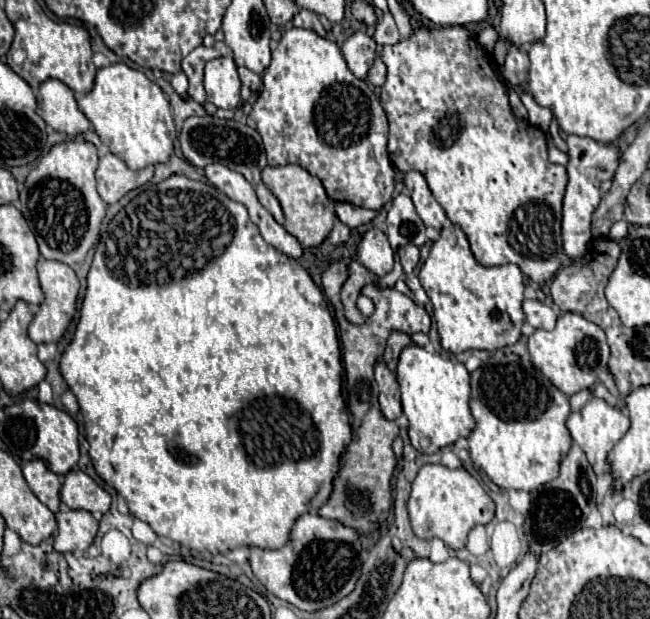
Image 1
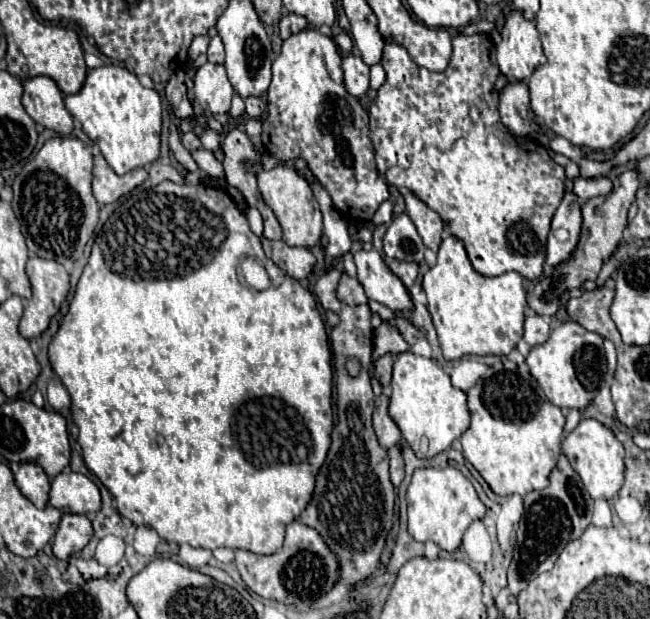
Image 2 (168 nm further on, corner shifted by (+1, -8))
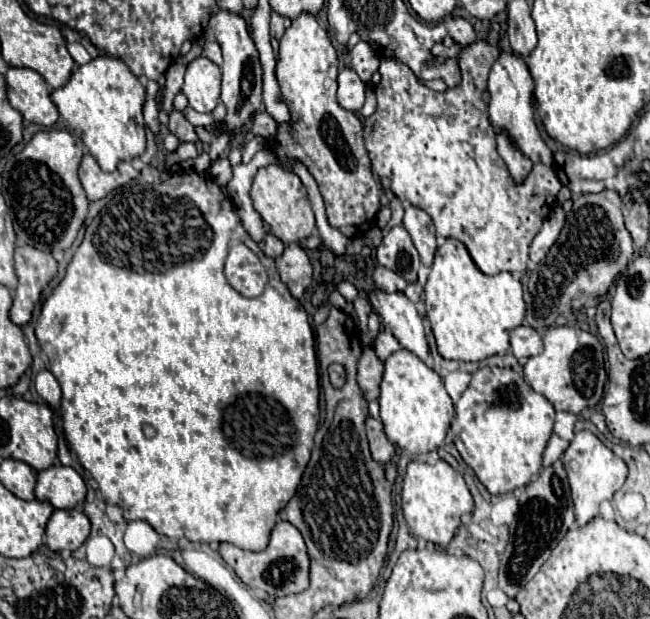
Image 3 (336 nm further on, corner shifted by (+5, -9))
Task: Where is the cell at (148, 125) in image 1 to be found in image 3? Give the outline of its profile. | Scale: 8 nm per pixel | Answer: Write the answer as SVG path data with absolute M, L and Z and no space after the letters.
M101 55L79 65L63 87L53 89L51 99L59 115L69 123L69 129L83 139L101 169L113 171L117 161L131 161L145 151L145 87L121 59Z

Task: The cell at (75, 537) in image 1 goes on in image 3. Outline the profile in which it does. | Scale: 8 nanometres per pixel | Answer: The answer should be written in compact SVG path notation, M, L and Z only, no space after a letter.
M55 509L45 527L45 543L51 551L79 549L89 537L91 523L77 509Z

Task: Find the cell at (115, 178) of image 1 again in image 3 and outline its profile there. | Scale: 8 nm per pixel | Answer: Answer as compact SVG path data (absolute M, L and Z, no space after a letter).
M89 153L83 155L81 165L79 165L79 179L81 179L81 185L83 185L89 201L97 201L97 199L105 197L115 187L125 185L127 181L135 179L137 175L139 175L139 171L133 169L133 165L127 161L121 161L113 173L105 173L105 171L101 171L99 165L95 165L95 159Z

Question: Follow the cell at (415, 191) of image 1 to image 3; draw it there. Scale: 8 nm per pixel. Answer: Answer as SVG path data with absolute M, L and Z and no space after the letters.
M407 205L405 207L405 217L403 217L403 227L409 231L411 241L413 241L415 249L419 251L421 263L425 267L431 267L435 251L437 251L435 227L431 223L431 217L423 209Z

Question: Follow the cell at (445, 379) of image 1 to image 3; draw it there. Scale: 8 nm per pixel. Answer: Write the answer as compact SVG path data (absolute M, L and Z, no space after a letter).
M399 349L385 361L379 395L379 417L383 421L385 435L393 445L419 455L429 453L443 443L455 417L455 409L439 375L429 369L415 353Z

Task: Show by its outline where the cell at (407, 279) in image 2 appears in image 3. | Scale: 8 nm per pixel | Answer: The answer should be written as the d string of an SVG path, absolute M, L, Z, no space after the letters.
M377 265L373 271L373 285L375 285L375 289L385 291L385 293L397 293L407 287L407 283L401 281L401 277L397 277L397 273L389 273L389 269L385 269L381 265Z

